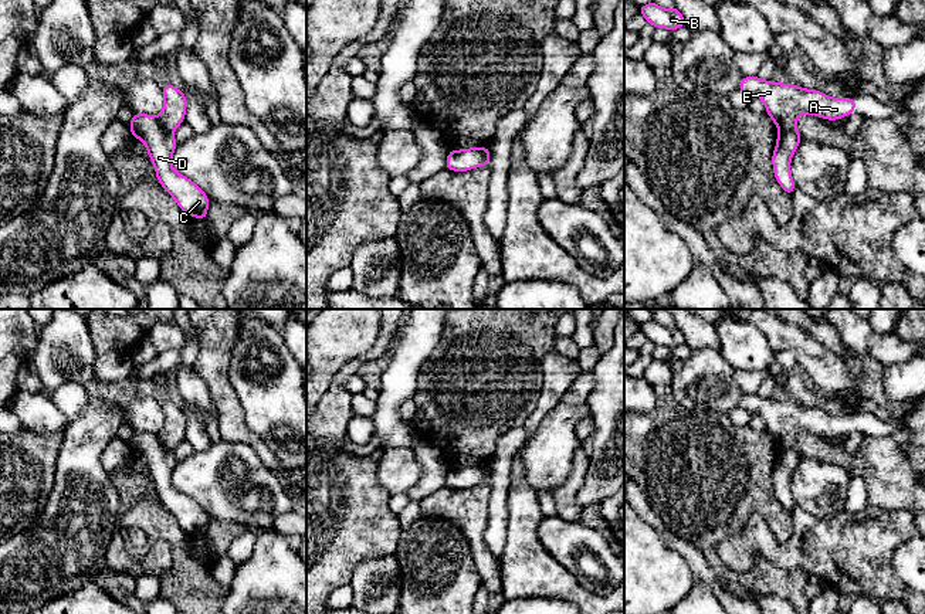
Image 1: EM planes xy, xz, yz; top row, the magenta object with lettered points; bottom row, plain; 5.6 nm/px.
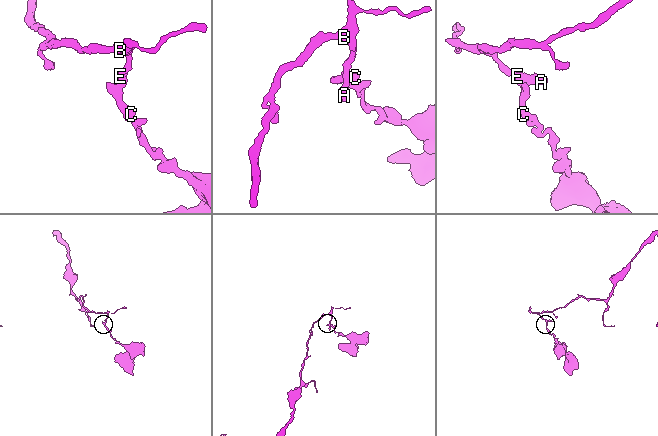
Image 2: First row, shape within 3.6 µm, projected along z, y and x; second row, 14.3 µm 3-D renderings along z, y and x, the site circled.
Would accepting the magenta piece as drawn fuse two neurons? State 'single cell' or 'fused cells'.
fused cells

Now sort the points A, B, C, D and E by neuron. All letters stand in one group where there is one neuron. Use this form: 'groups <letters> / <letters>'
groups A B E / C D

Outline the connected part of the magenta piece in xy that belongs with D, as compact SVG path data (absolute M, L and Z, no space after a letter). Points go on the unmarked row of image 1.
M135 430L128 444L133 455L145 461L163 506L186 532L206 537L209 515L197 502L172 485L172 472L177 462L173 451L166 448L157 435L146 431Z

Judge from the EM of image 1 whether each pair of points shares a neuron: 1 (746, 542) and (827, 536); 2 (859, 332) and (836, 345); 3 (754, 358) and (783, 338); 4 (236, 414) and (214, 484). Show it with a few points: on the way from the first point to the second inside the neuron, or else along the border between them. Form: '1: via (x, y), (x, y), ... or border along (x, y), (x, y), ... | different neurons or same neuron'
1: via (766, 546), (782, 555), (805, 556), (807, 553) | same neuron
2: border along (830, 324), (839, 338), (861, 358) | different neurons
3: border along (749, 324), (763, 335), (775, 350) | different neurons
4: border along (222, 438), (243, 441), (257, 455) | different neurons

